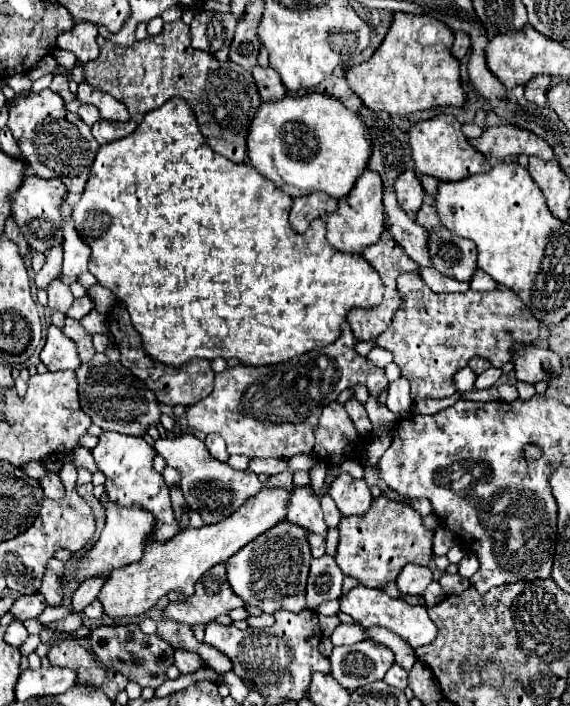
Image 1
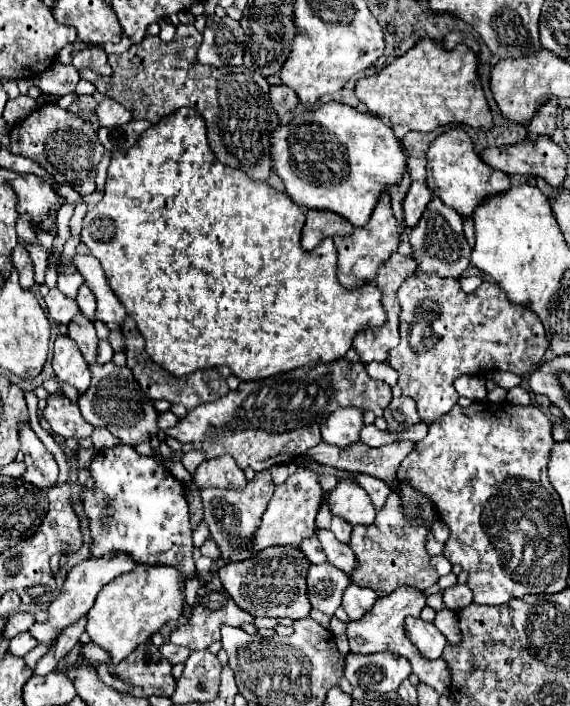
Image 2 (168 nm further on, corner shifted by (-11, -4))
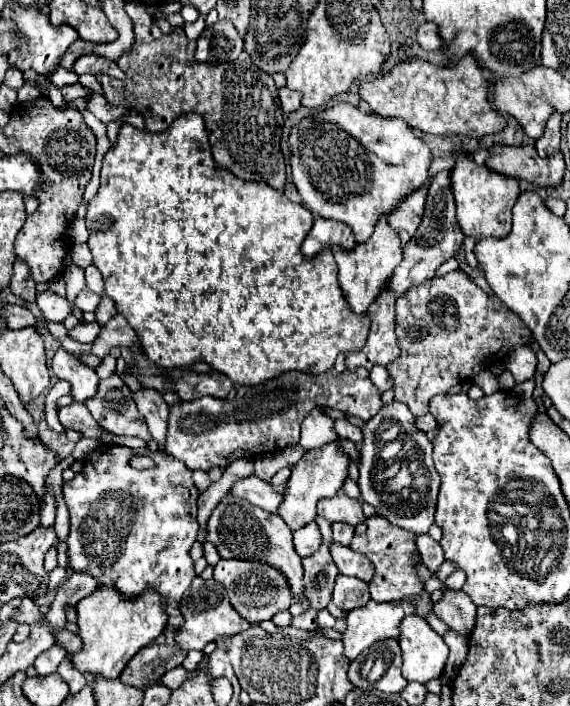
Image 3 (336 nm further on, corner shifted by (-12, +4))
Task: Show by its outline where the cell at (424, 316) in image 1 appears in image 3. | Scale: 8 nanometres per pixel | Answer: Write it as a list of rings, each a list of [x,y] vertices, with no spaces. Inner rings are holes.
[[[450,271],[444,277],[428,279],[404,293],[404,297],[396,301],[396,335],[400,357],[386,369],[394,379],[394,399],[406,403],[414,417],[428,413],[428,401],[434,395],[446,393],[450,387],[474,379],[480,371],[486,371],[496,357],[510,353],[516,345],[532,341],[532,335],[520,325],[520,319],[514,313],[508,313],[496,297],[490,299],[464,271]]]

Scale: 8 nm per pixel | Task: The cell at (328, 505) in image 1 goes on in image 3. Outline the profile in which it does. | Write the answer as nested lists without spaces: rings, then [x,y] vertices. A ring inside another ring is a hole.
[[[332,523],[332,531],[334,531],[334,541],[340,545],[350,545],[352,537],[354,537],[354,527],[350,525],[340,525],[340,523]]]

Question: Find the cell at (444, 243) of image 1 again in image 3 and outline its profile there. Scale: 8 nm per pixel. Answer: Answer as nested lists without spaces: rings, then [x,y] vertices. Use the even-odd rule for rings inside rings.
[[[440,171],[432,179],[428,187],[428,199],[426,199],[426,213],[424,221],[420,223],[420,229],[410,237],[410,241],[404,247],[404,259],[398,265],[388,289],[390,293],[400,299],[406,291],[410,291],[414,285],[424,283],[426,279],[434,277],[434,271],[450,257],[454,257],[462,245],[462,231],[458,229],[456,213],[454,213],[454,195],[452,195],[452,181],[450,181],[450,171]]]

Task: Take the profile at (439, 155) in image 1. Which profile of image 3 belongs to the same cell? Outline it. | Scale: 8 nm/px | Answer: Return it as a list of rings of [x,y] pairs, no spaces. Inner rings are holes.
[[[456,149],[454,159],[456,165],[452,169],[452,189],[462,233],[476,241],[486,237],[506,237],[512,227],[512,207],[520,195],[518,181],[512,177],[500,177],[500,173],[492,173],[484,165],[476,165],[464,149]]]

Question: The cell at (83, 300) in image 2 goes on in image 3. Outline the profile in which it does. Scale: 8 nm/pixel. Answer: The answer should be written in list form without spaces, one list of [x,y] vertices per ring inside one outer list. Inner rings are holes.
[[[94,265],[86,267],[86,287],[92,289],[94,293],[102,293],[104,291],[104,283],[102,283],[102,275]]]

